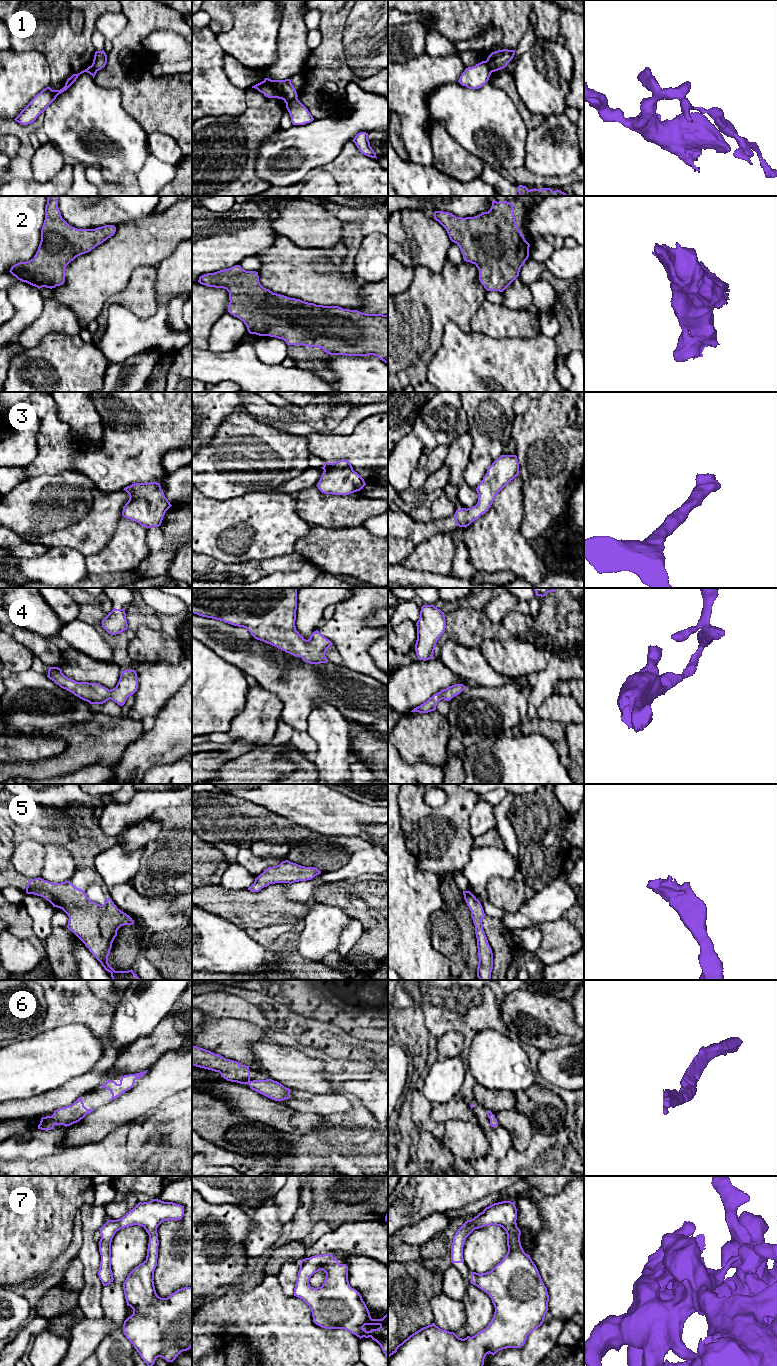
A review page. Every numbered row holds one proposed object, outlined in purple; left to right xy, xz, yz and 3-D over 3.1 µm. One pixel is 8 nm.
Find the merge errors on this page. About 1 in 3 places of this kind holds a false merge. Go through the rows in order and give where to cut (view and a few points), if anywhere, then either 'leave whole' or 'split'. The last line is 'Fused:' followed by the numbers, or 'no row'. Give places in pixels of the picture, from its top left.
1: cut in yz along (485, 61), (491, 72); split
2: no cut; leave whole
3: no cut; leave whole
4: no cut; leave whole
5: no cut; leave whole
6: no cut; leave whole
7: no cut; leave whole
Fused: 1

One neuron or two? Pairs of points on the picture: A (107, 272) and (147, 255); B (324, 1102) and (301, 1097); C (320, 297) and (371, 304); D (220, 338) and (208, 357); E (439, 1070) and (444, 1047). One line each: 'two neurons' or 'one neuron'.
A: one neuron
B: one neuron
C: two neurons
D: two neurons
E: two neurons

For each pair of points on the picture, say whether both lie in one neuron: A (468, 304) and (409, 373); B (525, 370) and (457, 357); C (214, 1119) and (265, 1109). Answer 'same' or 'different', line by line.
A: same
B: same
C: different

